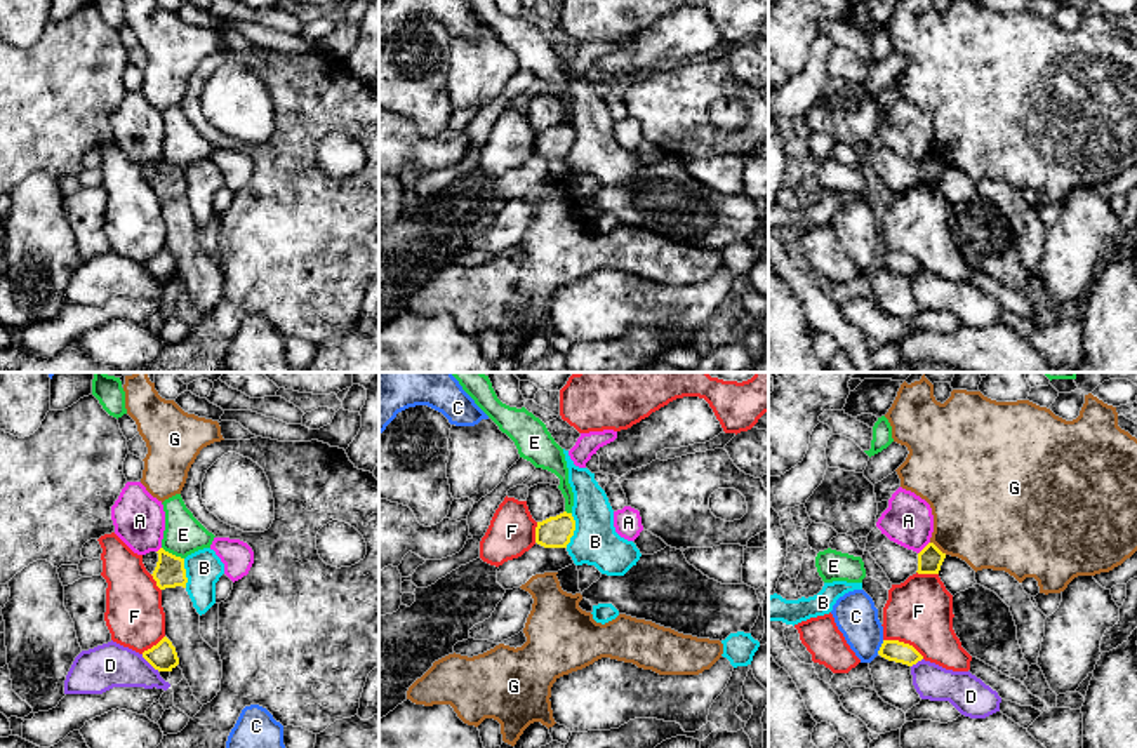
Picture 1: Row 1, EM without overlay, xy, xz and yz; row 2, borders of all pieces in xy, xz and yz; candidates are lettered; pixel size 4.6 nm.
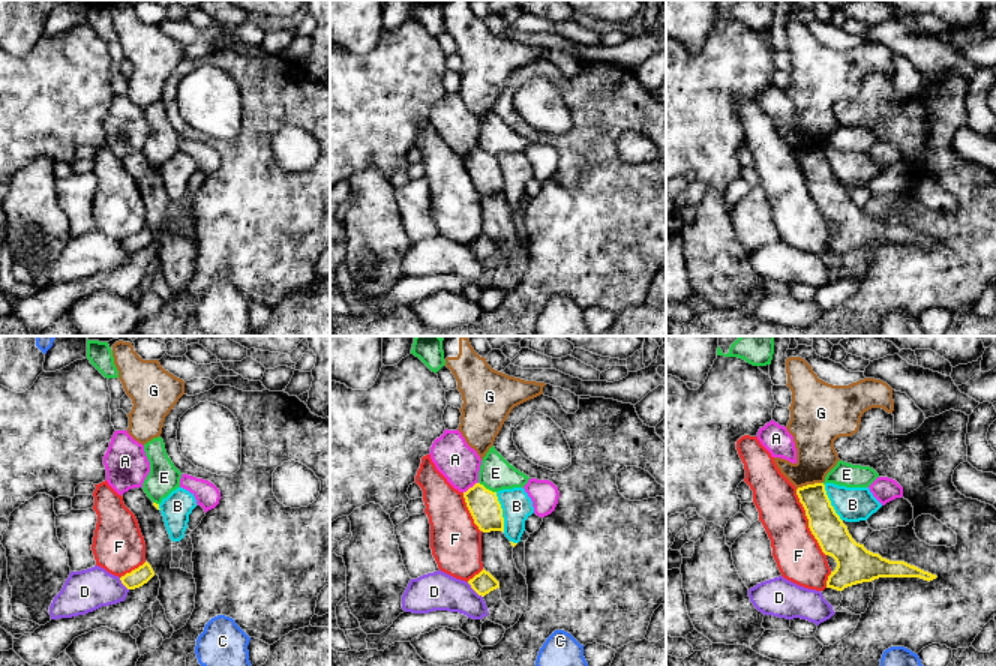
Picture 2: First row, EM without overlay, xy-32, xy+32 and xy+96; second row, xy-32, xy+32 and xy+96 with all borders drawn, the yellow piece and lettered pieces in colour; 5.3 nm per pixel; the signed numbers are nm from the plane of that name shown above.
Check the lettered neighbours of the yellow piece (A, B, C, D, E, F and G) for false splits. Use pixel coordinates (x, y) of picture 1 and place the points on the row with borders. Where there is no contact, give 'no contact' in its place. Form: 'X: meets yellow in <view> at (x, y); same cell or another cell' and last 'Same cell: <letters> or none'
A: meets yellow in yz at (924, 548); another cell
B: meets yellow in xz at (574, 529); another cell
C: meets yellow in yz at (880, 647); another cell
D: meets yellow in xy at (150, 663); another cell
E: meets yellow in xy at (171, 554); another cell
F: meets yellow in yz at (903, 642); another cell
G: meets yellow in yz at (937, 548); another cell
Same cell: none

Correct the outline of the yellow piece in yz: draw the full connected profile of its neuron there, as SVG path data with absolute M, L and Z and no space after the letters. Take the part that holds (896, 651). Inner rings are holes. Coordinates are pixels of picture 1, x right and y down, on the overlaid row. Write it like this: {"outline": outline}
{"outline": "M883 640L878 654L888 661L902 663L908 666L913 666L923 659L923 656L913 645L899 640Z"}

